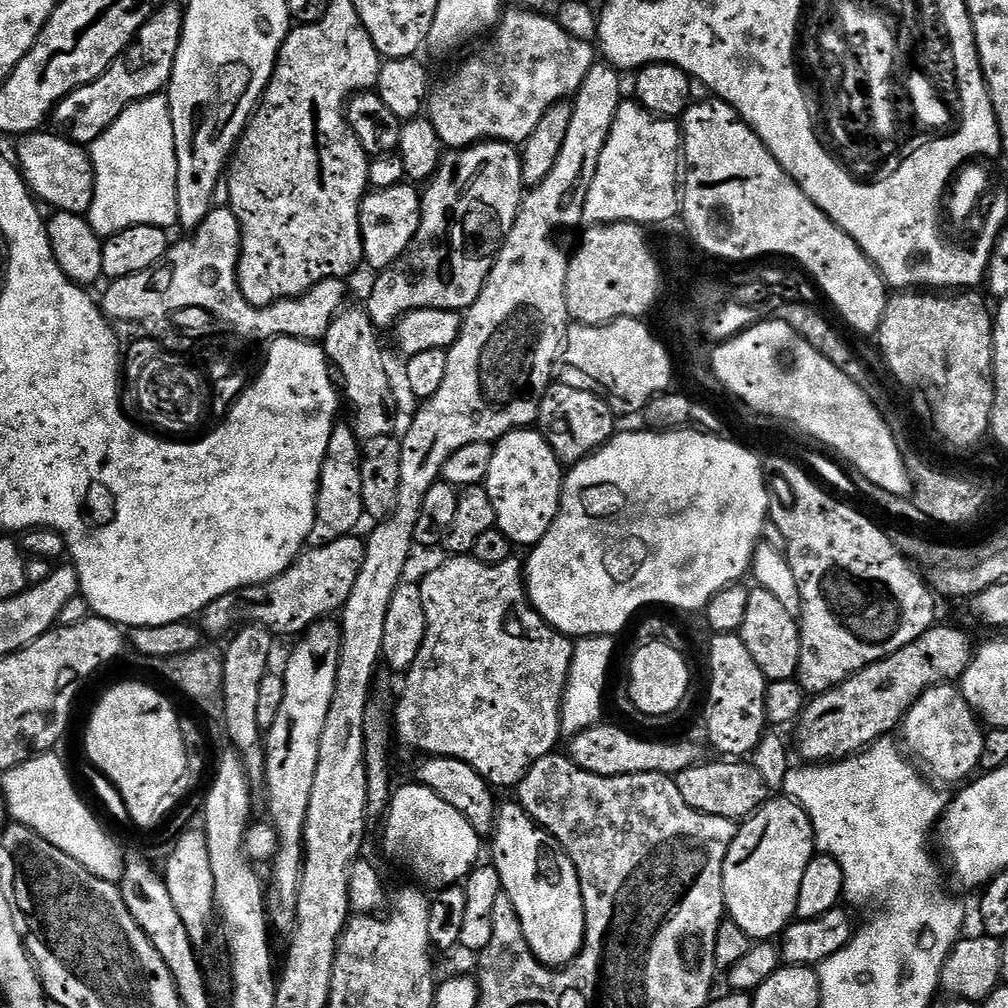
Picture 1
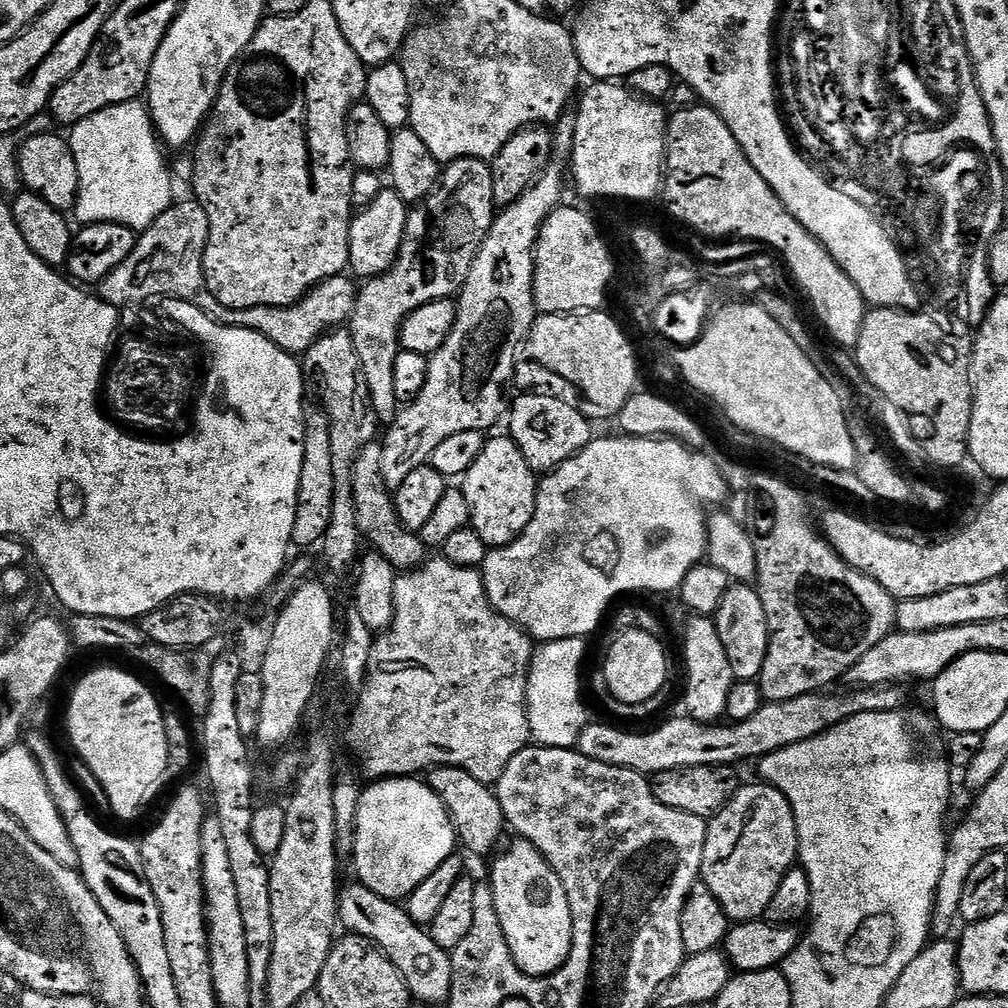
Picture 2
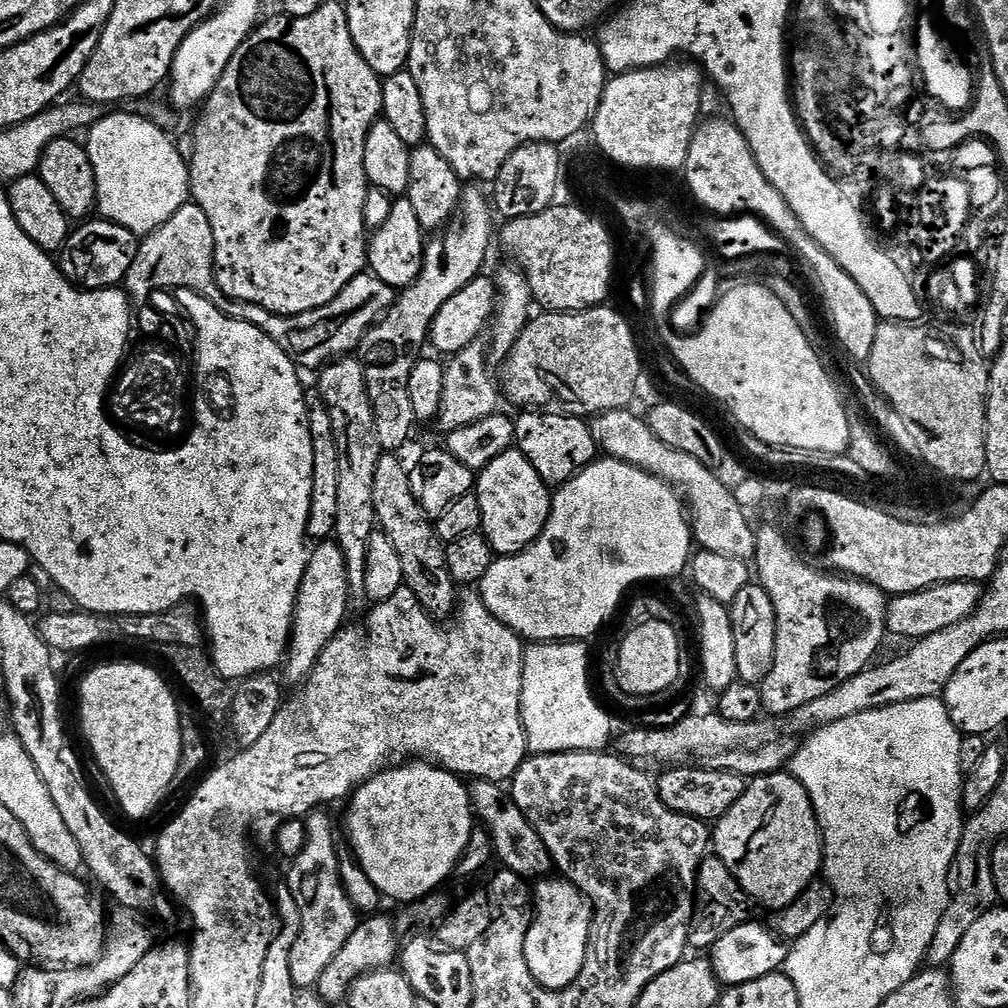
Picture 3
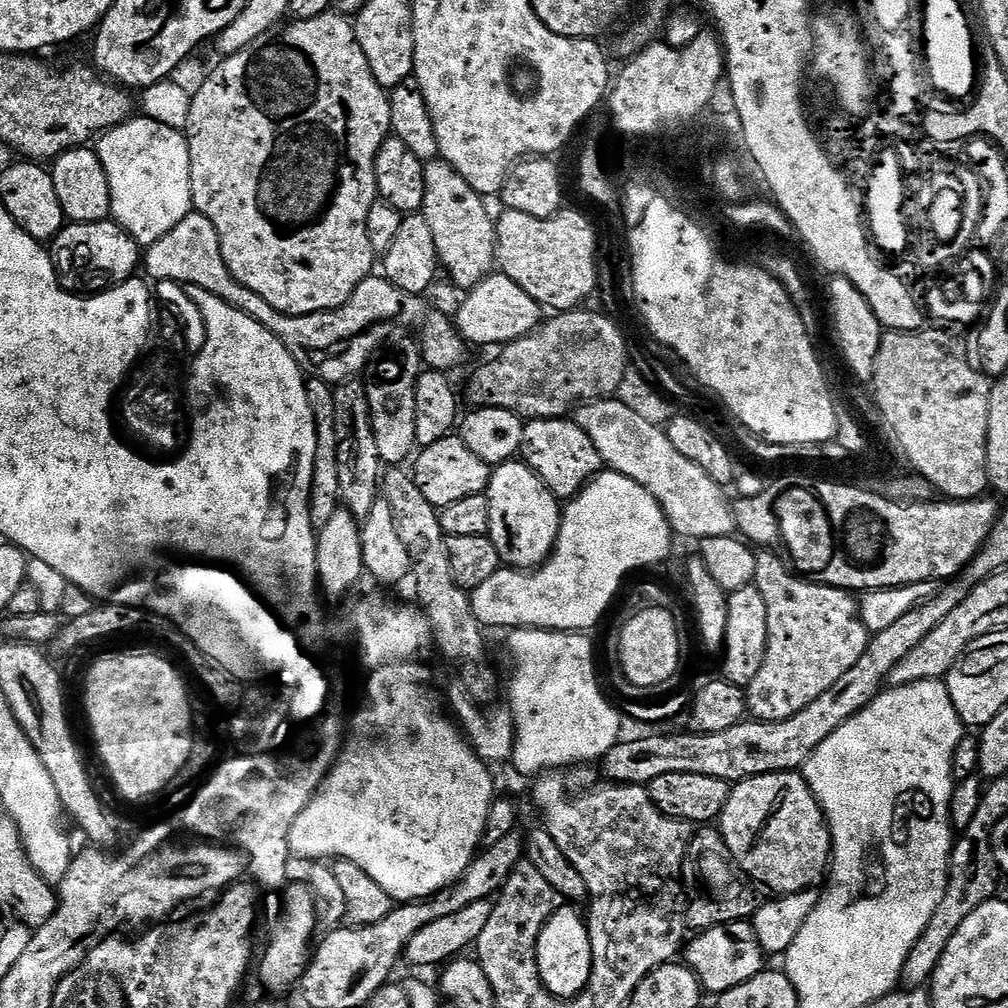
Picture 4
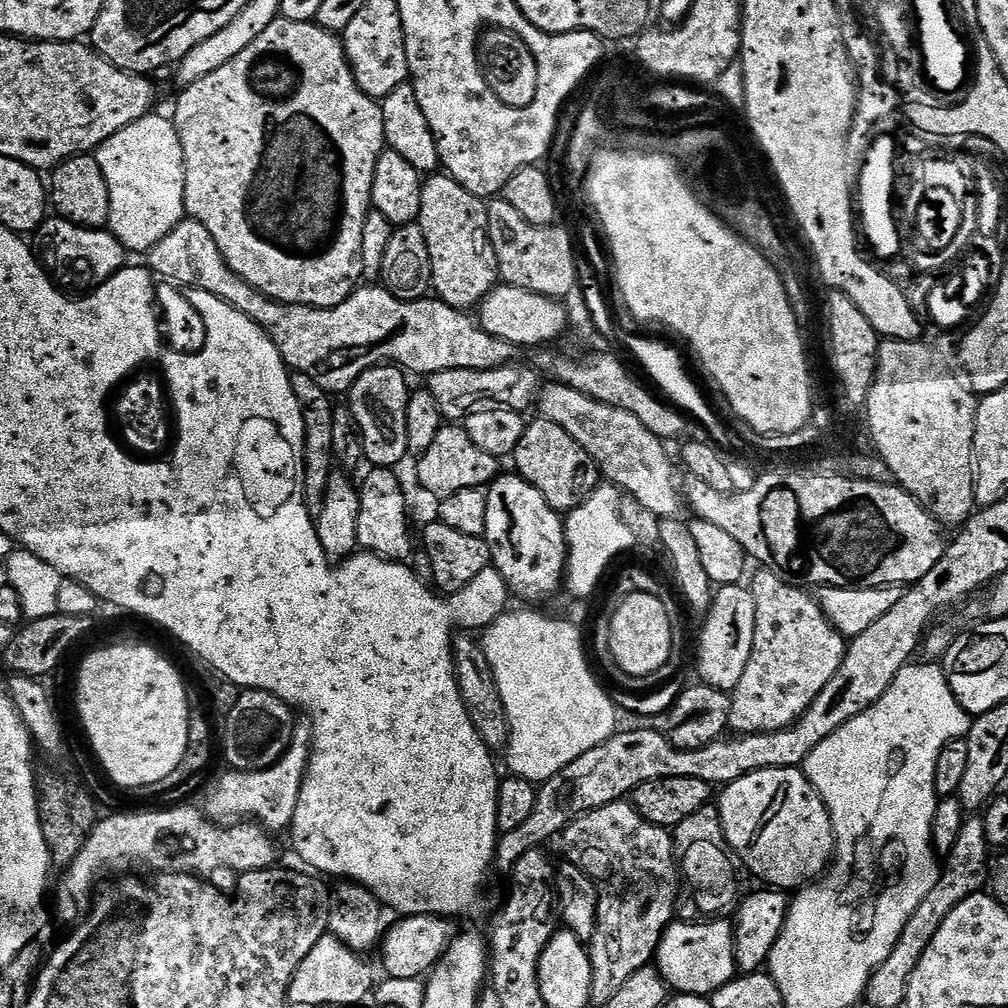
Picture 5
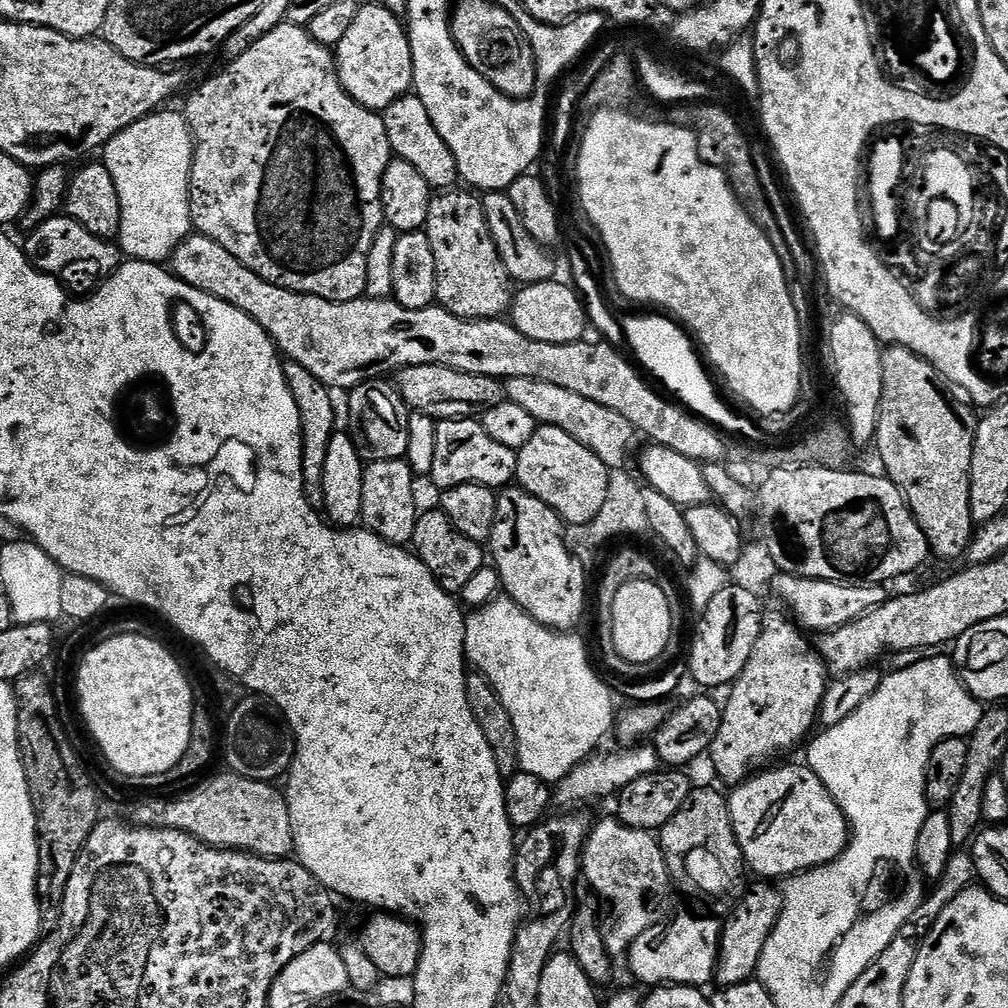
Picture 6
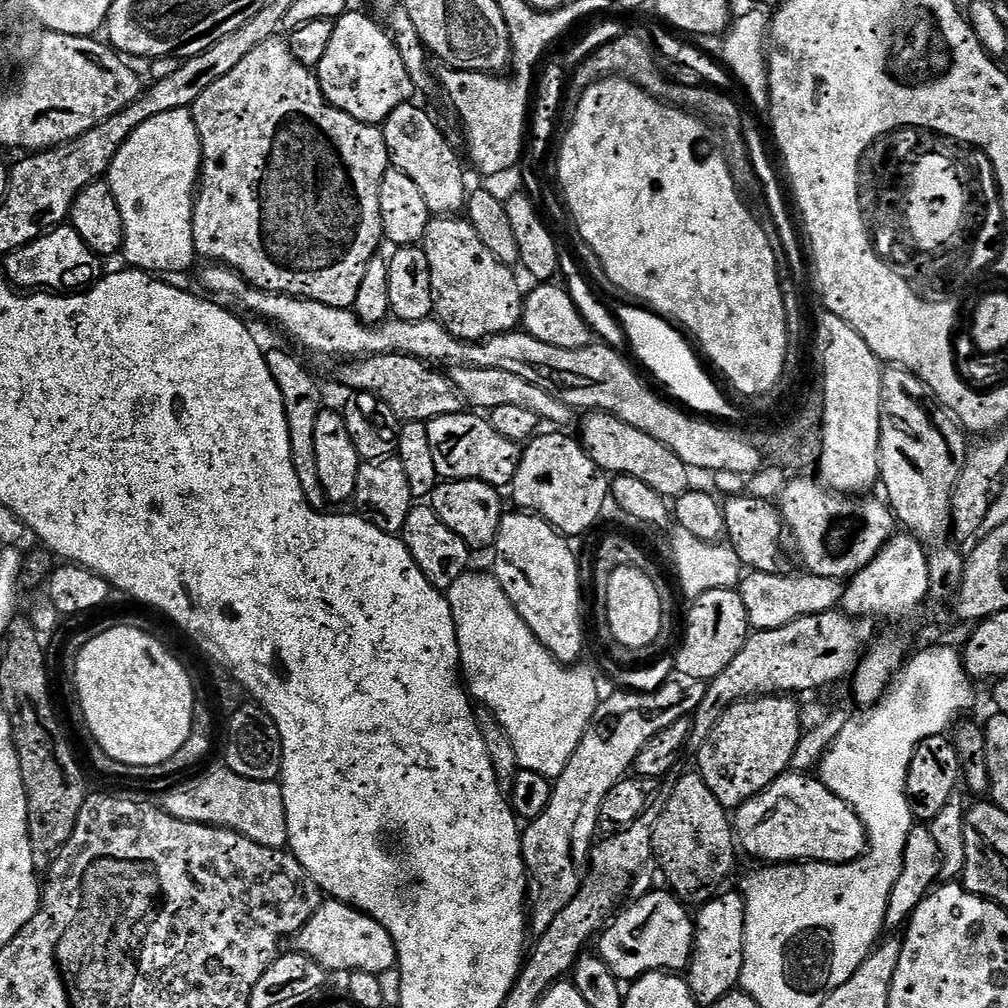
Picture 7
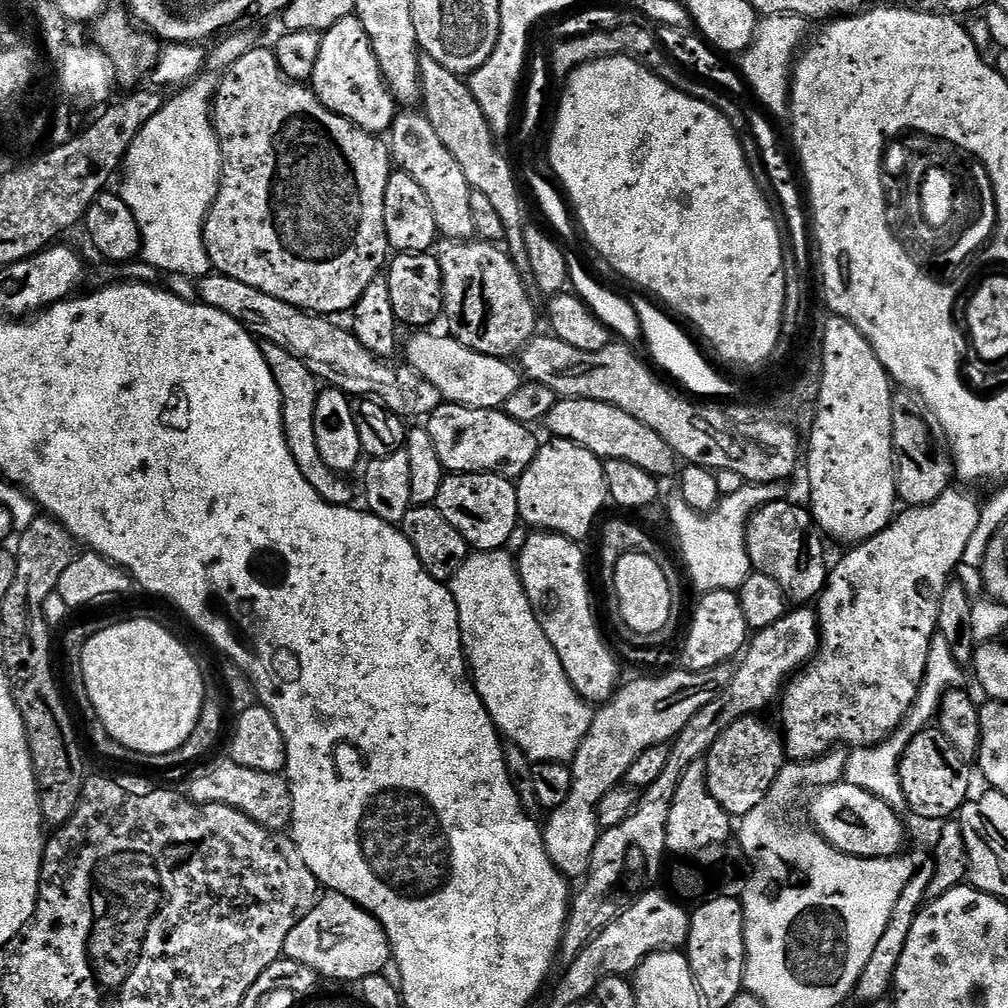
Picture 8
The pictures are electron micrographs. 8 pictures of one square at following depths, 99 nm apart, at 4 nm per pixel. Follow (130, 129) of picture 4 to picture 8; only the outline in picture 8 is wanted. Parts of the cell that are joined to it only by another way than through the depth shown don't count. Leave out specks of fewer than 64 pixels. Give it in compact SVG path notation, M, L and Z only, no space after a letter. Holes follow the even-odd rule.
M200 74L187 86L181 87L173 100L165 99L162 110L158 110L158 114L154 114L154 118L140 128L124 157L122 195L138 222L142 260L162 274L173 272L176 276L199 278L213 271L204 245L204 223L220 189L220 143L216 137L216 126L212 123L212 103L217 87L215 75Z

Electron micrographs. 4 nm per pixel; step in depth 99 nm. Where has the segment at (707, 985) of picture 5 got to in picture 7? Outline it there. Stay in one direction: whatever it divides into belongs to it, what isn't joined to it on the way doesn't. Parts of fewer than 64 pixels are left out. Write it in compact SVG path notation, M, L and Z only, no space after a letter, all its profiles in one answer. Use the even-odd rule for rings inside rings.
M649 890L639 898L633 899L599 933L598 945L600 944L601 948L599 951L610 966L610 970L621 981L631 982L648 972L680 974L692 963L697 937L693 913L691 916L687 912L689 909L685 901L671 891L656 891Z

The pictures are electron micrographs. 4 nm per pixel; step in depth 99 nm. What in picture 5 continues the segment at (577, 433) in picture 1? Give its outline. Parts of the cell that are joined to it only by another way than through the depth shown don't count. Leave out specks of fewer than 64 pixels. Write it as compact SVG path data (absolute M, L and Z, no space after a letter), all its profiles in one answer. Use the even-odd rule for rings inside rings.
M536 418L525 427L522 442L518 442L514 453L515 460L518 475L538 489L548 505L561 514L577 508L602 480L600 469L590 454L578 446L562 426L543 418Z

